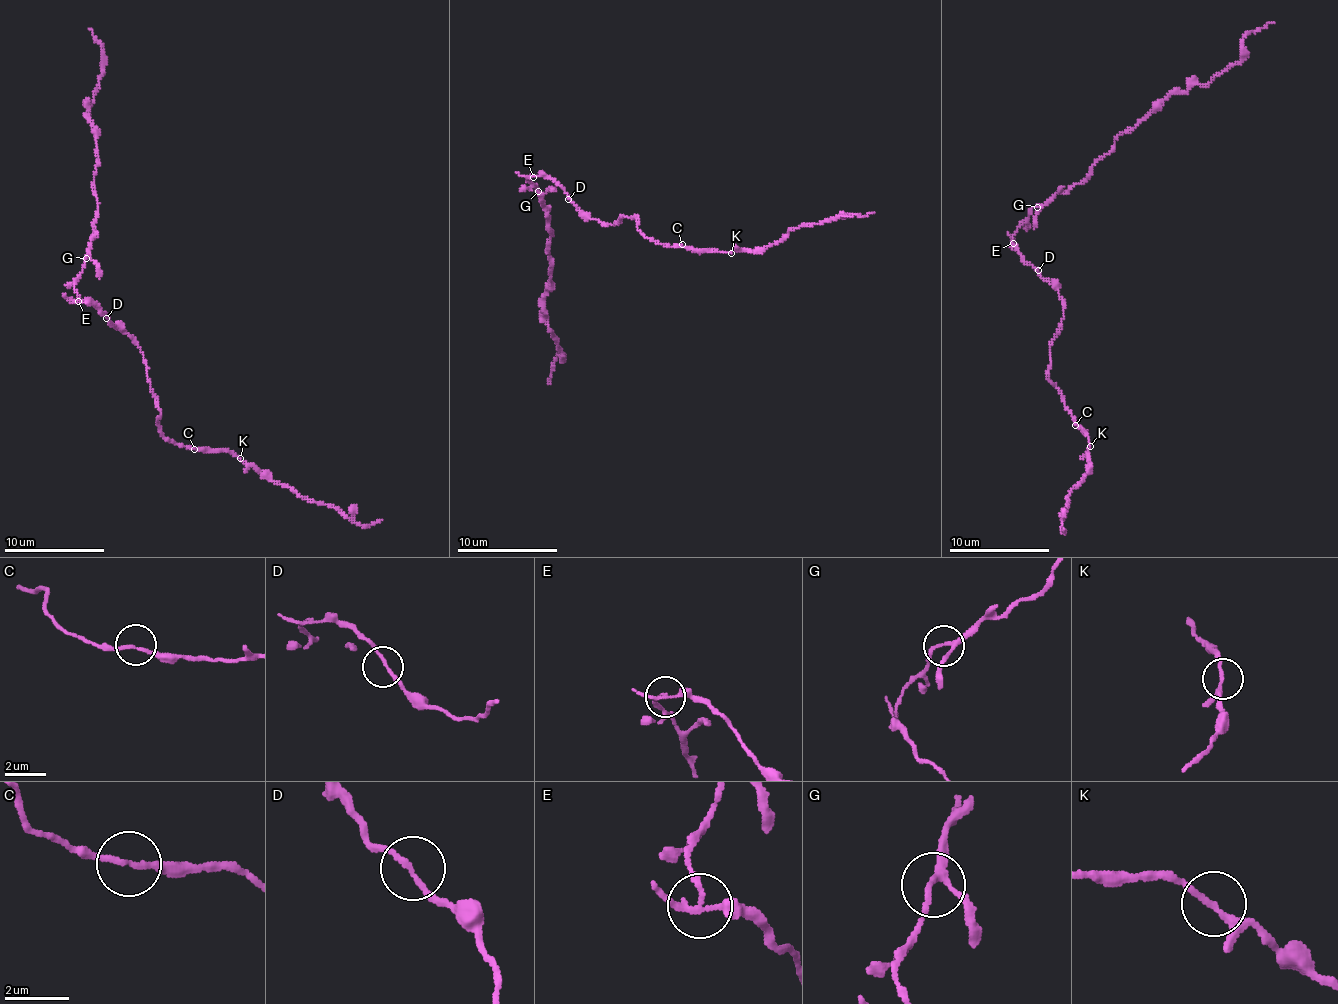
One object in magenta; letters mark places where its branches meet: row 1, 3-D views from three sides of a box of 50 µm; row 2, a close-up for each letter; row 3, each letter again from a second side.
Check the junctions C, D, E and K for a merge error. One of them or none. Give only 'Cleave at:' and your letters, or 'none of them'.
Cleave at: E

